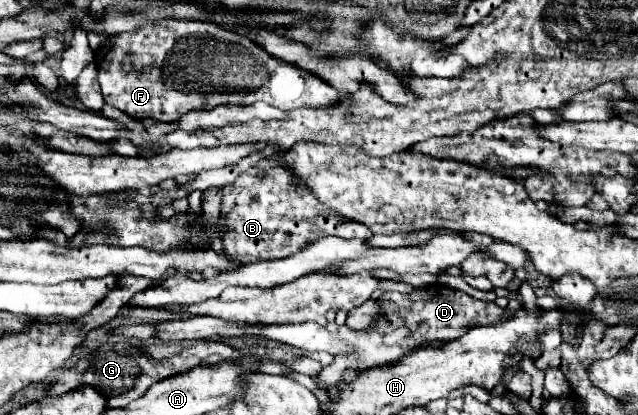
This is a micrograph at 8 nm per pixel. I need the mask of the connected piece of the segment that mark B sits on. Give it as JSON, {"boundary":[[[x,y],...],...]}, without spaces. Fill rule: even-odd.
{"boundary":[[[277,156],[259,160],[257,166],[249,168],[233,184],[223,188],[221,214],[227,218],[225,222],[229,228],[229,234],[223,236],[223,250],[243,264],[289,256],[325,234],[341,238],[361,238],[363,234],[363,240],[373,236],[369,228],[363,228],[361,232],[357,222],[345,220],[327,210],[321,202],[315,202],[313,194],[303,186],[299,188],[295,176],[279,164]]]}

